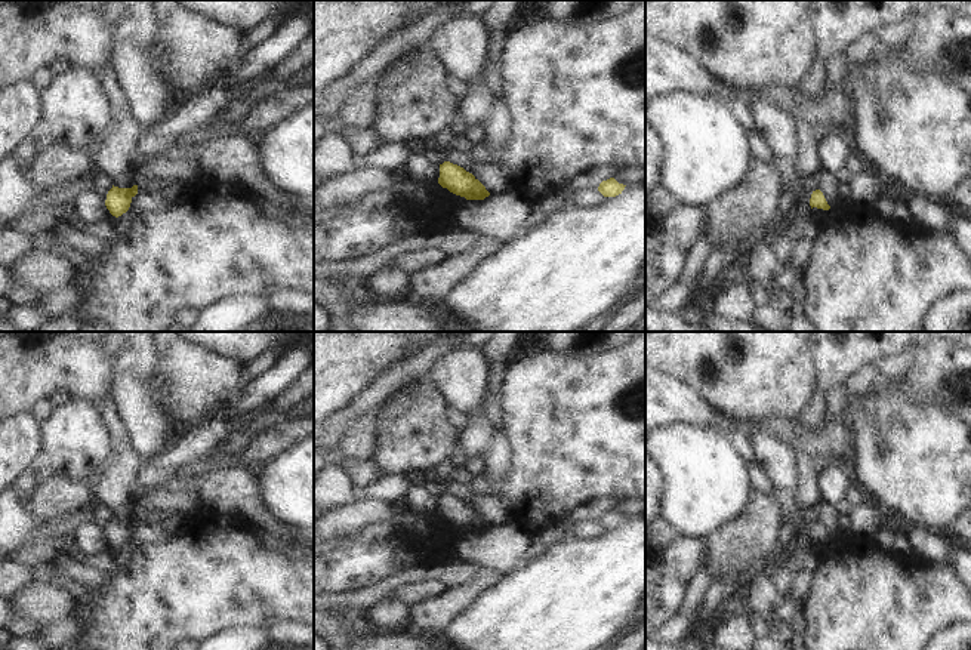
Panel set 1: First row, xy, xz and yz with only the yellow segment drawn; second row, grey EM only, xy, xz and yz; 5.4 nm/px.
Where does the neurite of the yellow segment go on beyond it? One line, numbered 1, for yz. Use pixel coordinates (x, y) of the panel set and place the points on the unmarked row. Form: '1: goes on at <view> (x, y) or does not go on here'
1: does not go on here

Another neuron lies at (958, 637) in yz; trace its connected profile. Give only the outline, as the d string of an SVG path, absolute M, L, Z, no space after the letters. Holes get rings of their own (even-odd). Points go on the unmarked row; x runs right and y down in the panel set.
M959 622L938 631L924 650L971 650L971 622Z

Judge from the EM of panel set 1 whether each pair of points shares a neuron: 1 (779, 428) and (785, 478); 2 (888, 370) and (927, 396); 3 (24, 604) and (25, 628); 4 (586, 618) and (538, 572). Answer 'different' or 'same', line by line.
1: different
2: different
3: different
4: same

